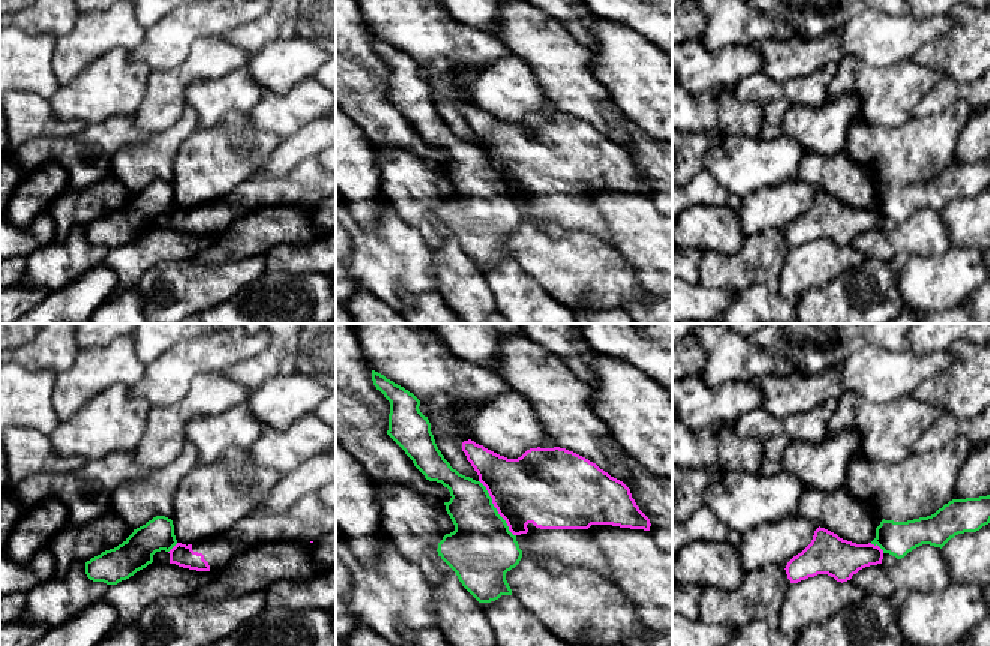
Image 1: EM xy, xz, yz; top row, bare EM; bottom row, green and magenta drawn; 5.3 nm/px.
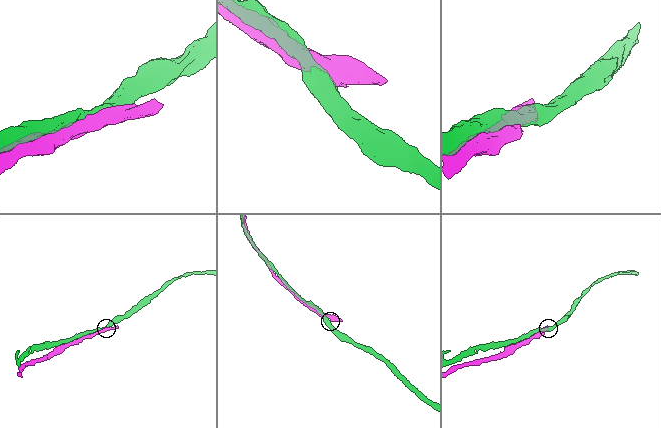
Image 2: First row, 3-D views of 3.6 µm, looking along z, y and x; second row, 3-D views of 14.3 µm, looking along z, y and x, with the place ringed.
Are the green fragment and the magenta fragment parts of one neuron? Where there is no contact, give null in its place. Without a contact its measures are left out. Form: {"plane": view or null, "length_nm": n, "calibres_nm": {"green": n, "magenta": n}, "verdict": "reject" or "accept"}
{"plane": "xz", "length_nm": 360, "calibres_nm": {"green": 360, "magenta": 380}, "verdict": "reject"}

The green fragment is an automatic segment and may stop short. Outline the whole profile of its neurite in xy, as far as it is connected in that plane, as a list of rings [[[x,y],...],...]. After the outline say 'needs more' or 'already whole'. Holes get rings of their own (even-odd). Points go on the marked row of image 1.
[[[156,516],[117,547],[86,562],[86,574],[93,582],[117,585],[153,562],[156,552],[170,552],[177,544],[172,520]]]; already whole

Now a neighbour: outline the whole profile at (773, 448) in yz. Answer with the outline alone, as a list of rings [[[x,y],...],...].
[[[772,436],[762,444],[759,474],[776,475],[782,472],[782,459],[786,448],[792,444],[788,436]]]

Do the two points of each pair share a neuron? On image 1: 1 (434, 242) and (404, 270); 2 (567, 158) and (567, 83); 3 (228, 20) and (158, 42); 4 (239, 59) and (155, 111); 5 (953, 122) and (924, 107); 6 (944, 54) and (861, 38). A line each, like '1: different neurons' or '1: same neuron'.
1: different neurons
2: different neurons
3: same neuron
4: same neuron
5: different neurons
6: different neurons

